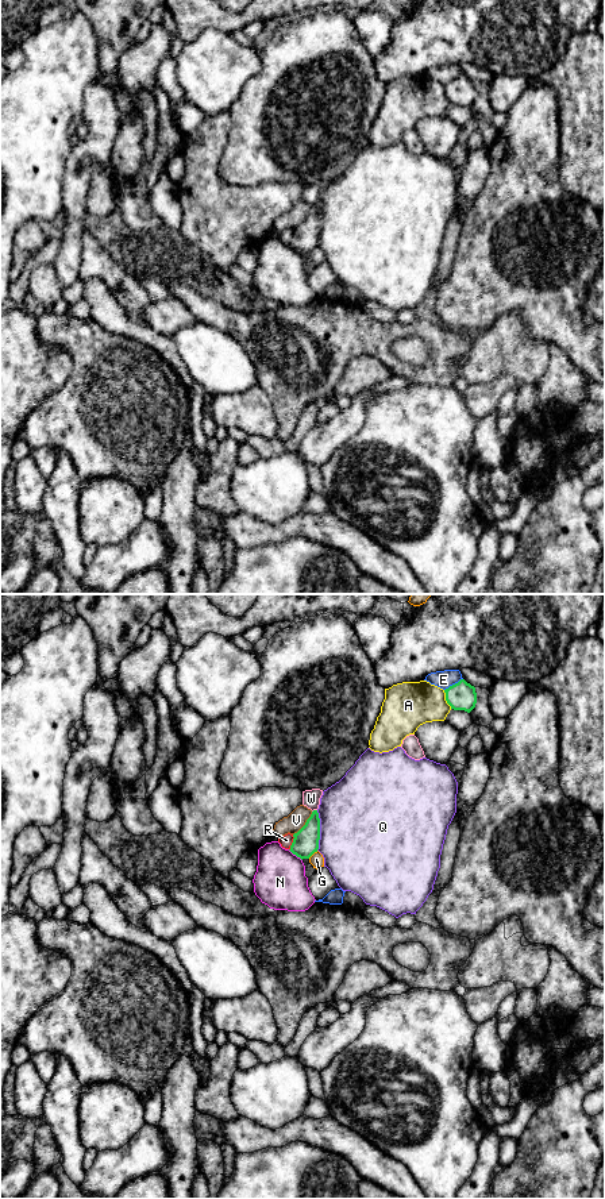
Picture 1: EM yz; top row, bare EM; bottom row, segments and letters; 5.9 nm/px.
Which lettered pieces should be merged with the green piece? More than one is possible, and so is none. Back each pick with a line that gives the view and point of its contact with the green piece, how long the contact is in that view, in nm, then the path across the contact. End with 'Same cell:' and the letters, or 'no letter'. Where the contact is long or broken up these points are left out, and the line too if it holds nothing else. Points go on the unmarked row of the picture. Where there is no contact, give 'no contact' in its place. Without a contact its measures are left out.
Same cell: no letter

